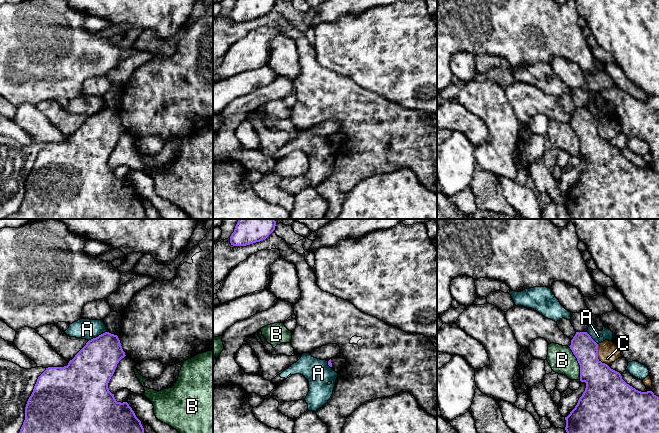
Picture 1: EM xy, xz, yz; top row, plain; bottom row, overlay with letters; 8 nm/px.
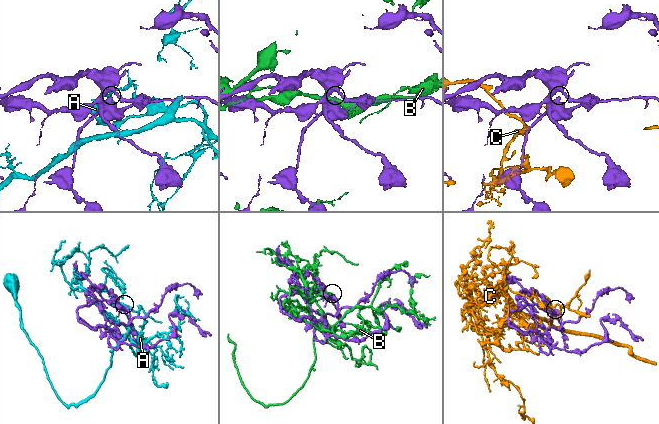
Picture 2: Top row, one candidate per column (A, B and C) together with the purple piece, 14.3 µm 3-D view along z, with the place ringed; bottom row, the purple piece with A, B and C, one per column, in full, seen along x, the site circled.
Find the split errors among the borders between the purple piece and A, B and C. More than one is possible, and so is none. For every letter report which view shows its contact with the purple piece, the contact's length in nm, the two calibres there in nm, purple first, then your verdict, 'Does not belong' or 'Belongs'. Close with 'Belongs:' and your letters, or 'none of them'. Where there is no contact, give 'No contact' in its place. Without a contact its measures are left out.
A: Touches purple in xy. Shared border 170 nm. Thickness 340 nm (purple) against 160 nm. Belongs
B: Touches purple in yz. Shared border 280 nm. Thickness 260 nm (purple) against 200 nm. Does not belong
C: Touches purple in yz. Shared border 190 nm. Thickness 300 nm (purple) against 170 nm. Does not belong
Belongs: A

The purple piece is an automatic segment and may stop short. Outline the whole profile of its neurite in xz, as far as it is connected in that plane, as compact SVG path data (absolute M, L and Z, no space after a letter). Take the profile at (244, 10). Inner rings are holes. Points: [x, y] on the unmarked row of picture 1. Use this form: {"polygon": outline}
{"polygon": "M236 0L230 12L233 22L246 22L265 16L274 6L276 0Z"}

